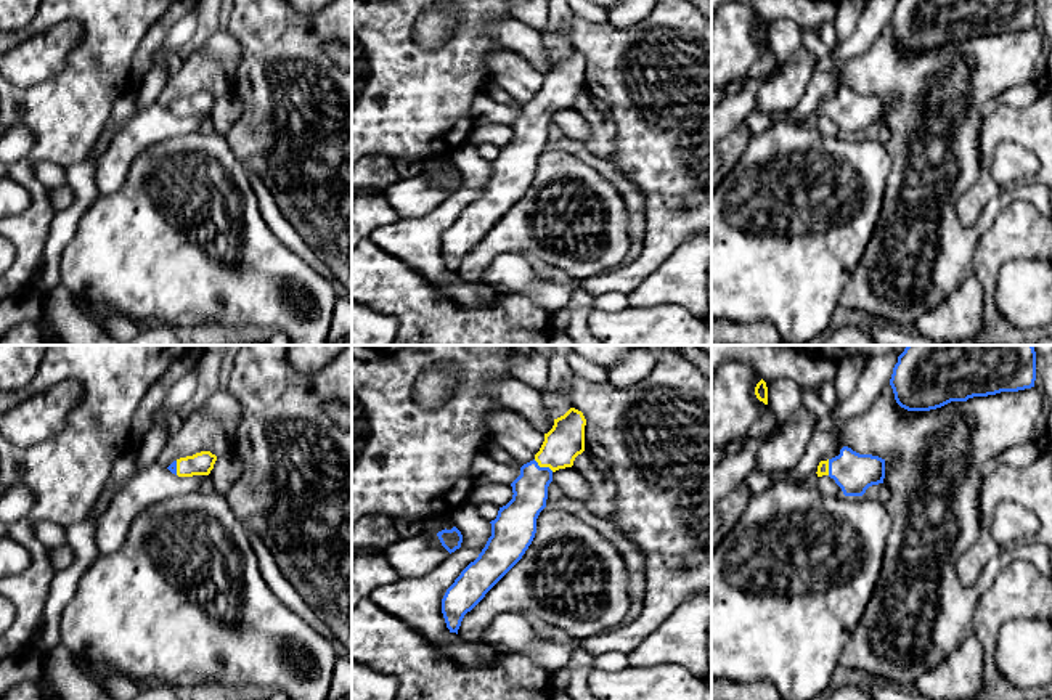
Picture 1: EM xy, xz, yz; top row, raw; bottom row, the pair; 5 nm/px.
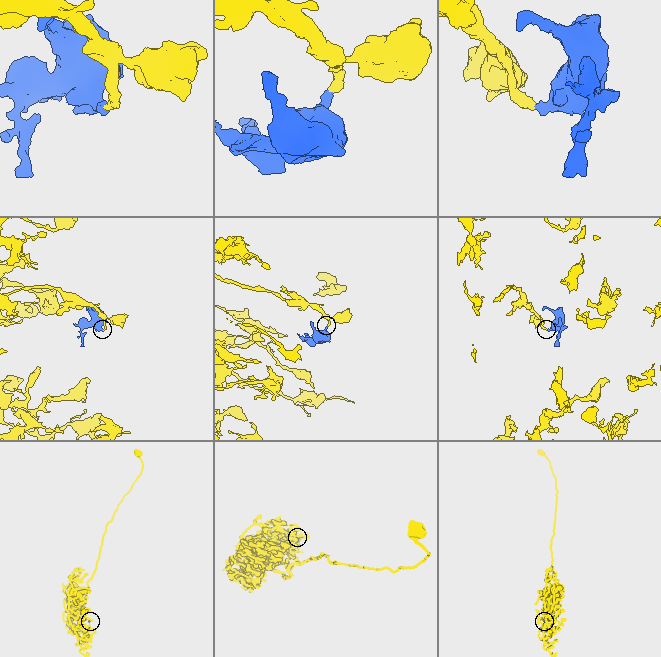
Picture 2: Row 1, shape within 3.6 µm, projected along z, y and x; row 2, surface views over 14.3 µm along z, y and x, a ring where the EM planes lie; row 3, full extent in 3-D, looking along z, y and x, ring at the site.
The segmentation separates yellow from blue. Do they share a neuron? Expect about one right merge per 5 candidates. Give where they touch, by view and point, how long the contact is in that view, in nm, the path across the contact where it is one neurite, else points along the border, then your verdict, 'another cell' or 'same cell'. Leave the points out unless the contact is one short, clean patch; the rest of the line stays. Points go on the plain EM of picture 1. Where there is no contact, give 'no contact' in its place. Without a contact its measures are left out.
xz (543, 106) | 120 nm | across xz (564, 82), (543, 106), (530, 129) | same cell

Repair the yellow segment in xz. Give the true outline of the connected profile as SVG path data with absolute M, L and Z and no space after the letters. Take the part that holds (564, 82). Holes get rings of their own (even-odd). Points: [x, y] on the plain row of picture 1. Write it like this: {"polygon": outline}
{"polygon": "M570 48L554 59L553 69L535 100L520 108L520 116L511 124L512 140L499 148L491 161L491 177L479 197L471 202L442 239L442 254L450 273L456 273L467 252L522 199L536 173L536 159L546 148L548 127L553 114L572 108L585 92L586 59Z"}

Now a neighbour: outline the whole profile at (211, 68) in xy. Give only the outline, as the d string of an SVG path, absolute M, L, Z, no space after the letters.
M220 27L204 47L177 61L156 104L167 109L173 101L210 92L217 98L233 90L239 64L239 43Z

